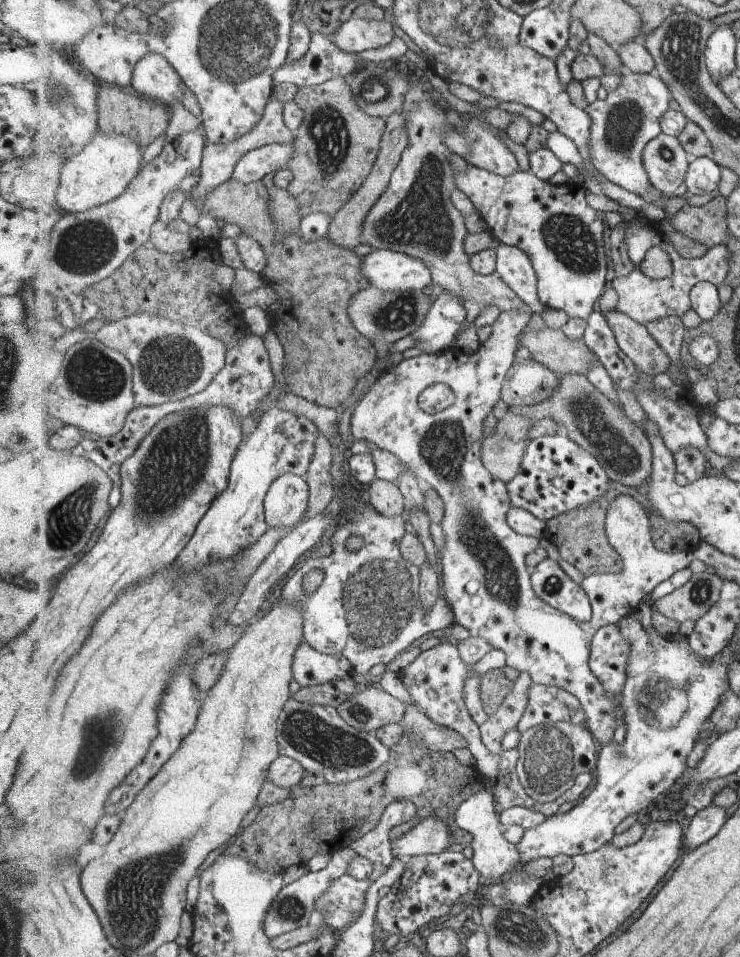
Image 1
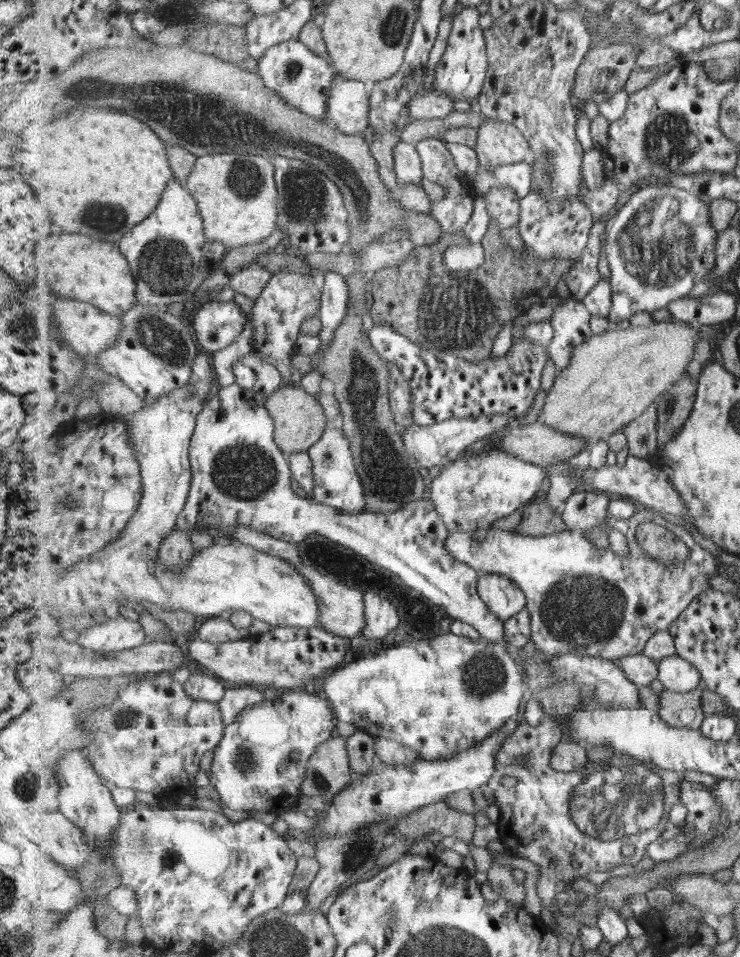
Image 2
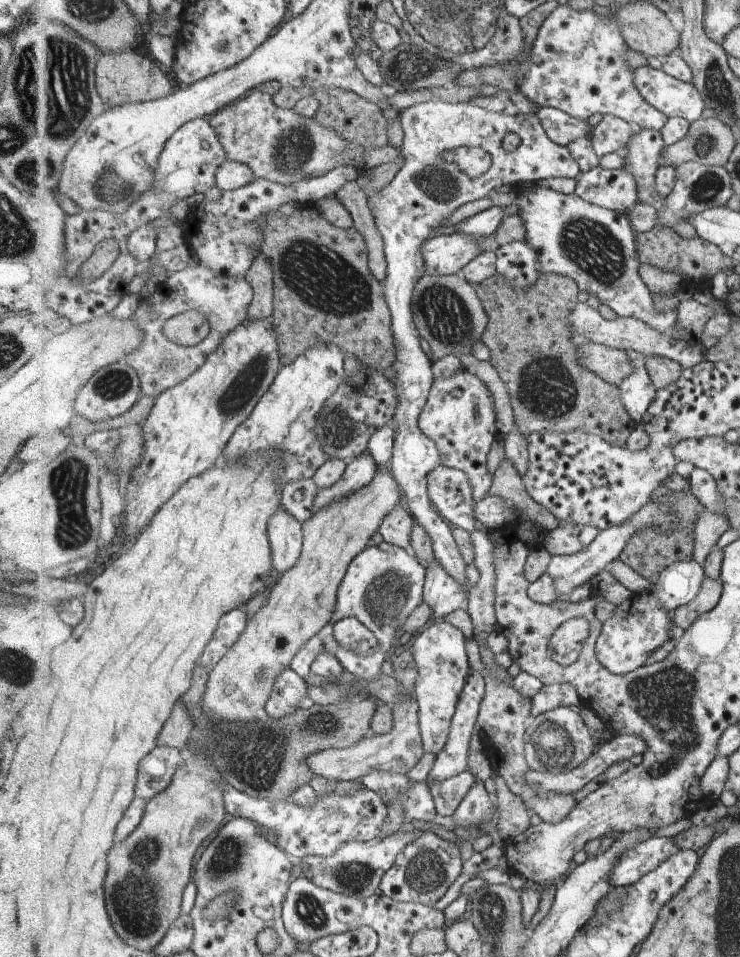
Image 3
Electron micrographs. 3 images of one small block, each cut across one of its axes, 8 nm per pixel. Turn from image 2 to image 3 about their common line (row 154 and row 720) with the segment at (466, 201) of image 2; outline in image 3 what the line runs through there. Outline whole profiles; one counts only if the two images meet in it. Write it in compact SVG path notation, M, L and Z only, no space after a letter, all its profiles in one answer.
M435 620L417 632L412 649L418 664L415 692L419 704L419 730L426 752L437 756L447 744L452 720L472 668L466 638L459 628L442 620Z

